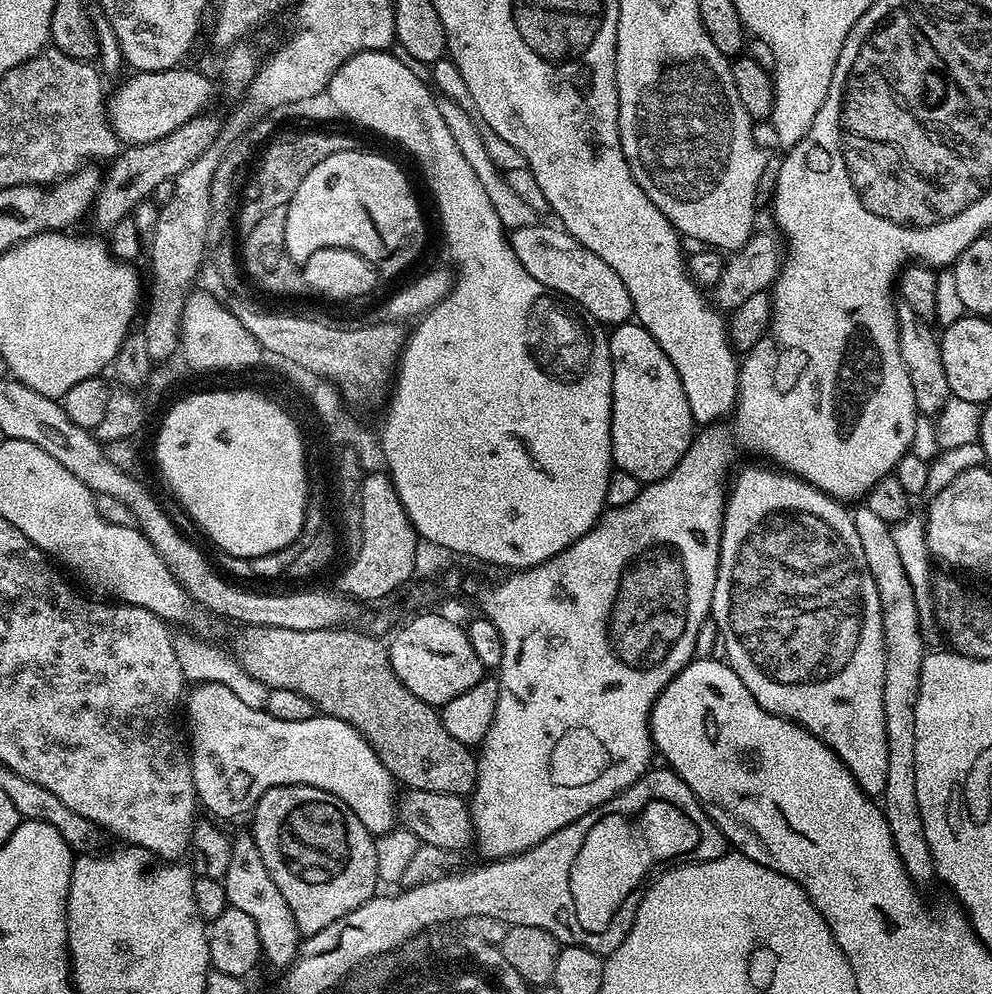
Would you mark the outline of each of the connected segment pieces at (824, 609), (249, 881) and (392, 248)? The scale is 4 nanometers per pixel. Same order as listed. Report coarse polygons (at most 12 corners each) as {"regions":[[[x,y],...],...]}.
{"regions":[[[727,489],[710,619],[770,714],[867,796],[888,659],[841,501]],[[251,831],[231,837],[224,889],[265,961],[291,964],[300,931]],[[376,152],[318,162],[286,250],[356,251],[381,273],[423,250],[407,174]]]}

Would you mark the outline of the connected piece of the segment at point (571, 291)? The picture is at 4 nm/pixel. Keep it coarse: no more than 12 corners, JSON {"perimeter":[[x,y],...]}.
{"perimeter":[[561,227],[515,229],[515,256],[593,321],[634,313],[622,278]]}

